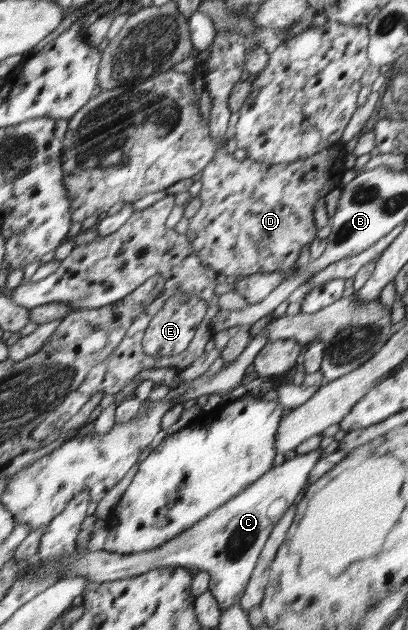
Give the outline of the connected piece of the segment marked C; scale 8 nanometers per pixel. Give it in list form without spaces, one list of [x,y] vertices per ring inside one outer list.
[[[319,448],[279,462],[274,469],[268,470],[267,474],[263,474],[253,485],[237,494],[237,497],[228,501],[226,505],[209,513],[185,533],[157,548],[133,554],[117,554],[103,549],[92,551],[74,559],[65,558],[60,562],[56,572],[60,572],[63,577],[84,574],[88,582],[107,582],[142,575],[158,567],[193,566],[207,571],[210,576],[208,590],[220,605],[222,612],[225,612],[241,600],[274,526],[285,516],[287,510],[290,510],[295,496],[310,478],[321,451]]]

